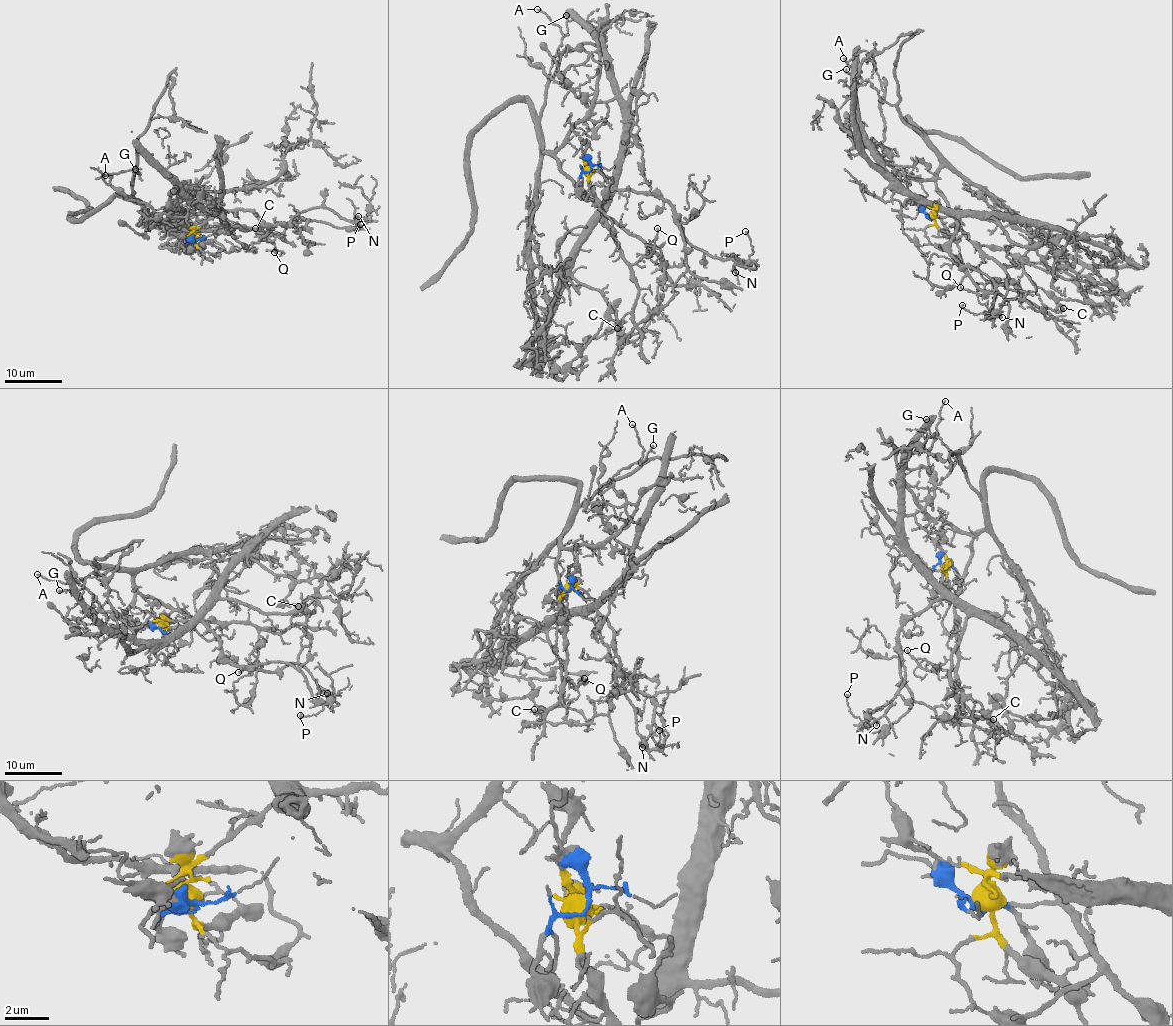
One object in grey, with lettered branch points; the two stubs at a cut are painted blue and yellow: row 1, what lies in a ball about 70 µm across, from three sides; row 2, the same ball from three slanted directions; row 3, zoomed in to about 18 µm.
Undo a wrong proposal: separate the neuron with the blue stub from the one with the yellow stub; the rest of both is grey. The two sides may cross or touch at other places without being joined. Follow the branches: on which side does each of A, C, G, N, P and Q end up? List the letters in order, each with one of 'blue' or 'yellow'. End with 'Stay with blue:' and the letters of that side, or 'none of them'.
A: blue
C: blue
G: blue
N: yellow
P: yellow
Q: blue
Stay with blue: A, C, G, Q

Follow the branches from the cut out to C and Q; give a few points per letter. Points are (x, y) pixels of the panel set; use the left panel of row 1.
C: (196, 240), (188, 242), (191, 231), (229, 230), (242, 225), (269, 234), (260, 234), (259, 227), (255, 228)
Q: (196, 240), (188, 242), (191, 231), (224, 231), (233, 226), (248, 228), (274, 246), (274, 252)

